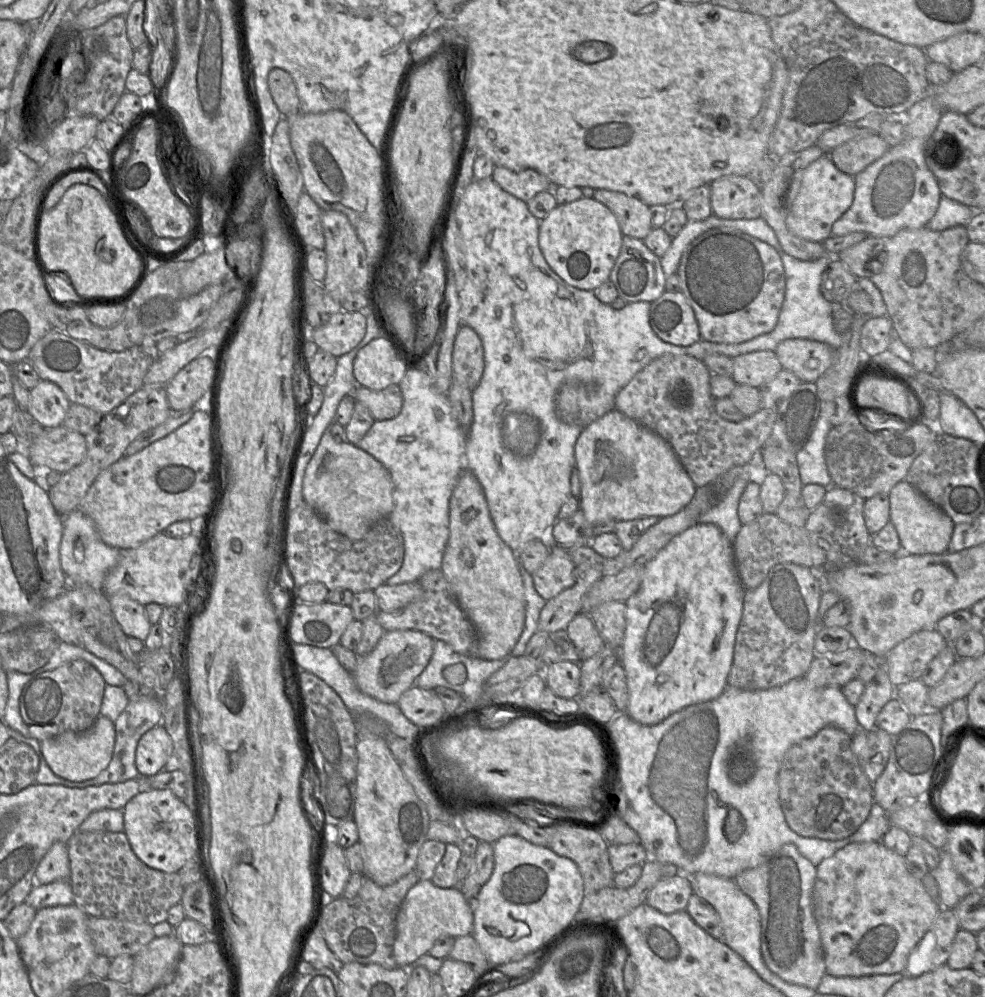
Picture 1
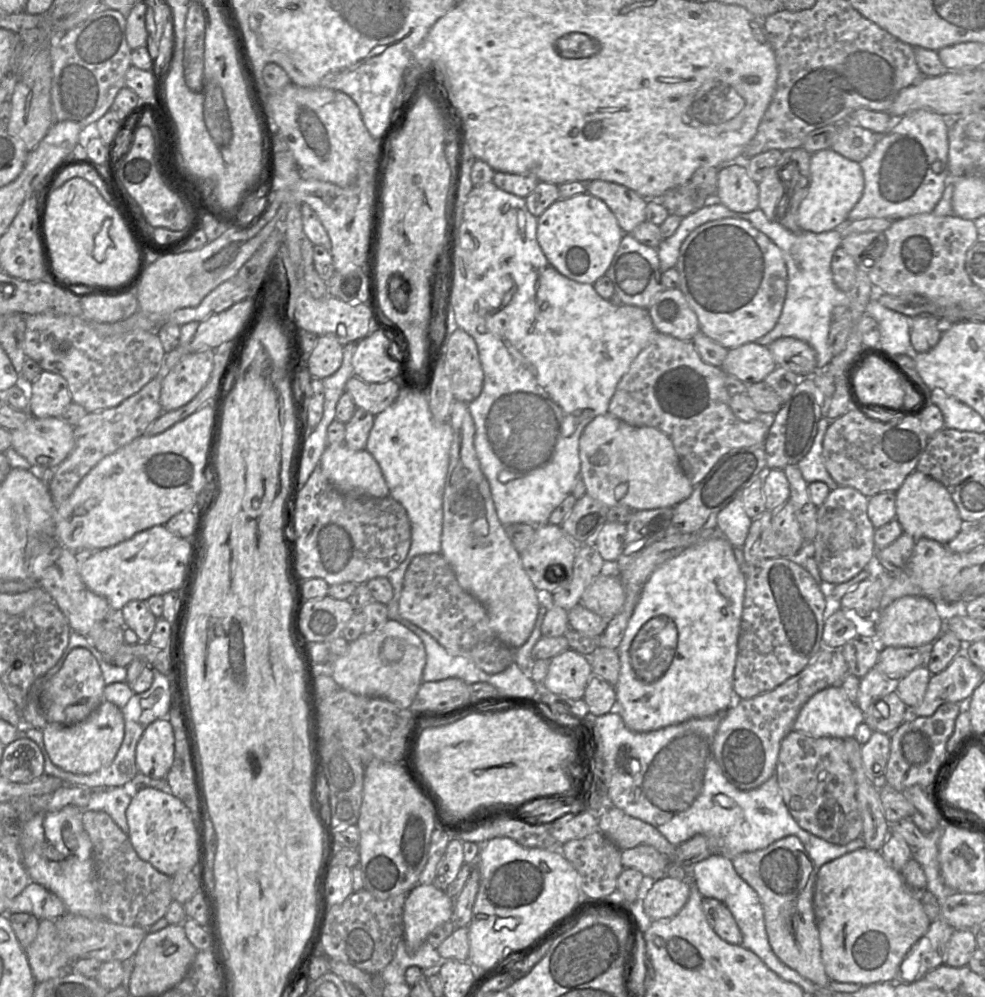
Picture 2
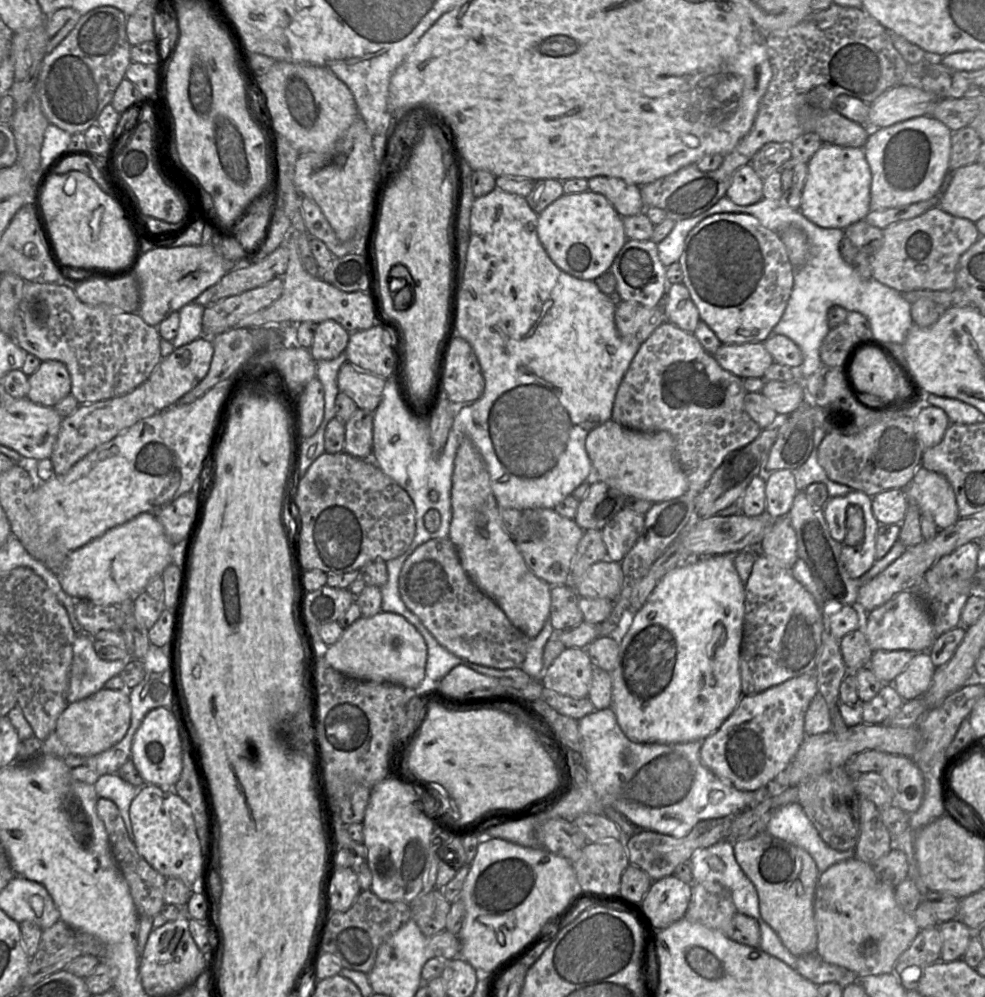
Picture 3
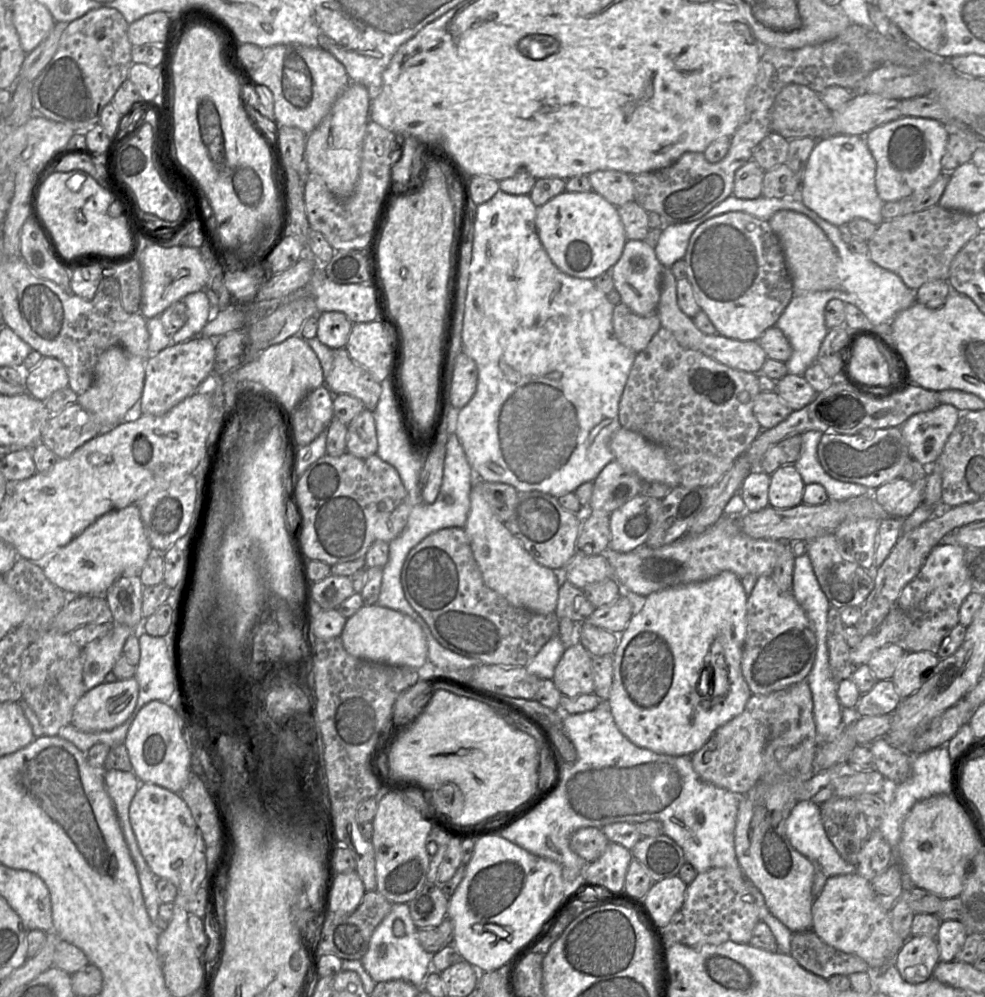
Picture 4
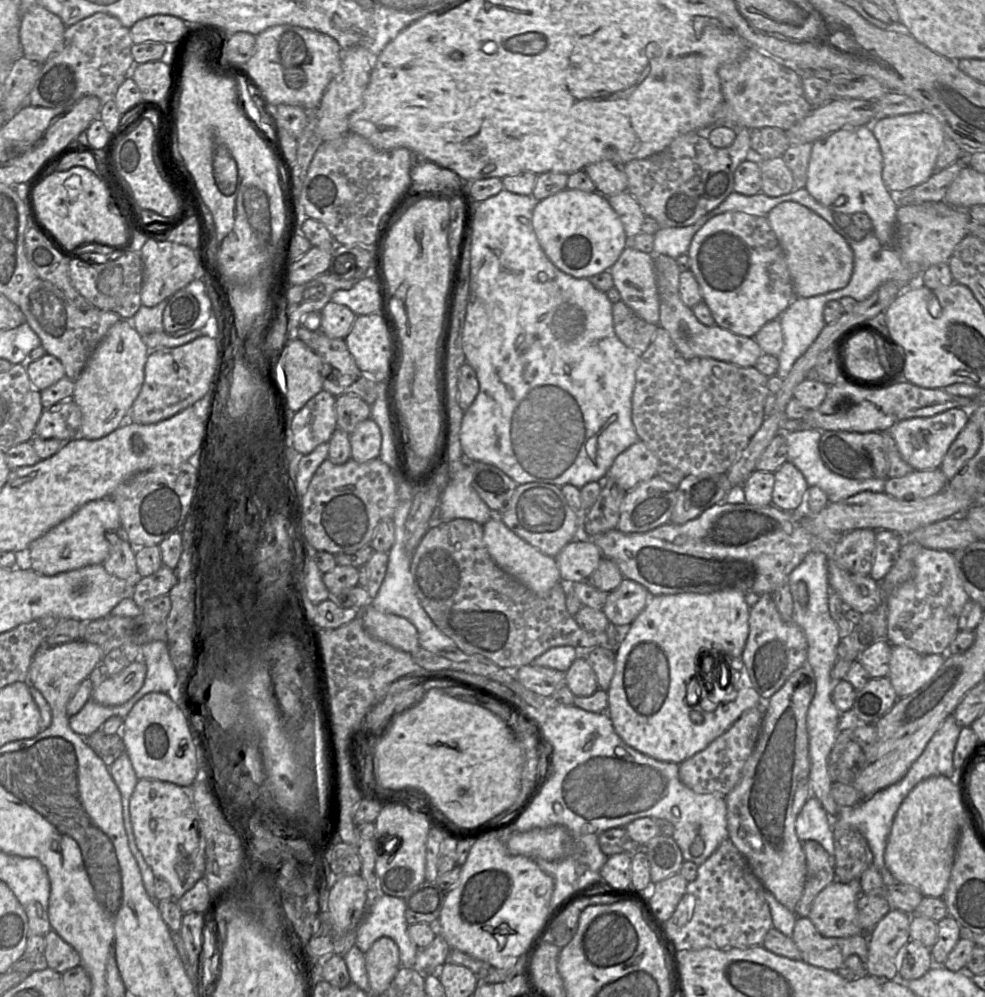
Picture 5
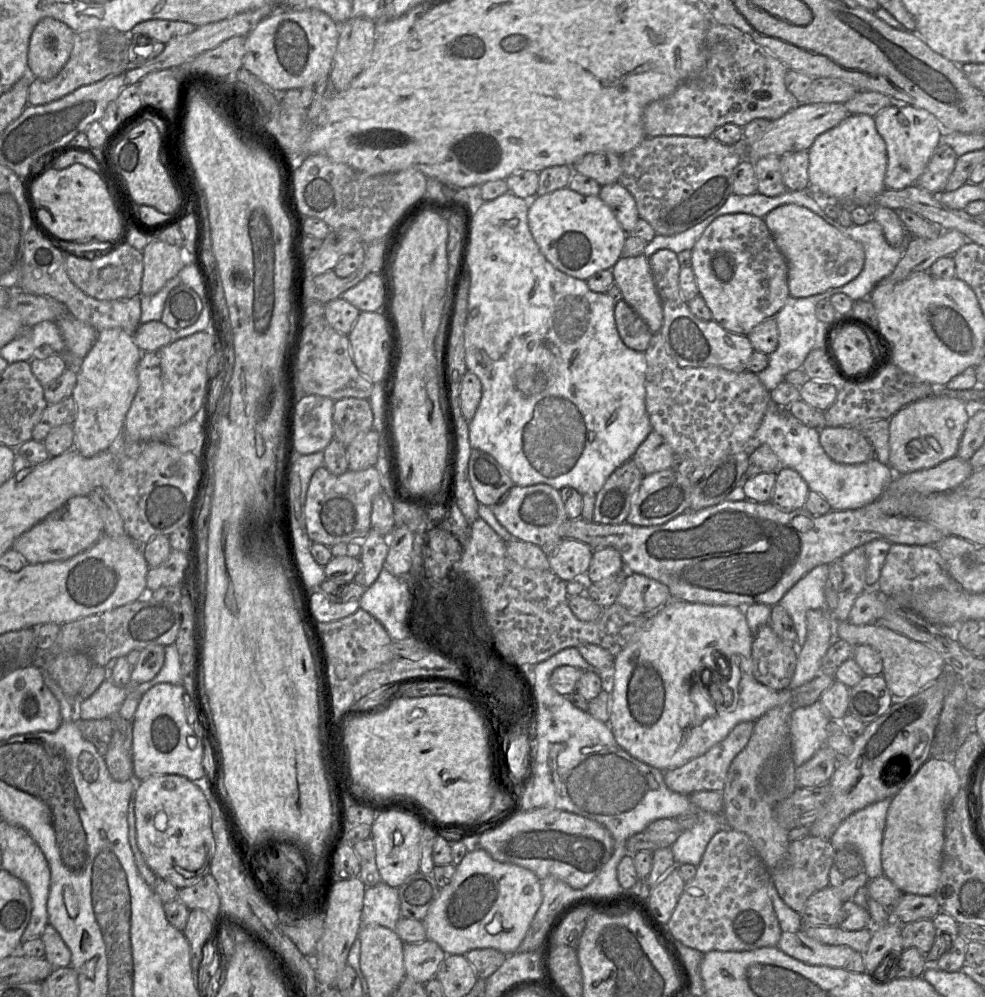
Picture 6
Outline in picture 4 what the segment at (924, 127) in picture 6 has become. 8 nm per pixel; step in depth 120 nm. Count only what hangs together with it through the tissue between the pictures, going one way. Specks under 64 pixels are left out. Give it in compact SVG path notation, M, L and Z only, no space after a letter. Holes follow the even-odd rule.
M903 116L865 135L867 146L876 161L877 193L884 203L919 192L936 181L944 172L941 160L946 152L949 134L949 129L937 120Z

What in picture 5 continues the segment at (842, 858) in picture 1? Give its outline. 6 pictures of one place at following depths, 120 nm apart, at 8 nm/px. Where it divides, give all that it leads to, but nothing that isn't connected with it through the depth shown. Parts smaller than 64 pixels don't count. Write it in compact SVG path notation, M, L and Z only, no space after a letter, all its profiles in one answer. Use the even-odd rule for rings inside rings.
M835 880L816 896L808 918L826 938L846 938L863 934L858 922L856 893L848 883Z

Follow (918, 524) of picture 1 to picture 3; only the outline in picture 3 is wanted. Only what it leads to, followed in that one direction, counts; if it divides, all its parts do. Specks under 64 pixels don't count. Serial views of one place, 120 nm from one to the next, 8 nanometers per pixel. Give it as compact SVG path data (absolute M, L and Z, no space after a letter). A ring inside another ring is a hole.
M920 466L915 471L913 479L905 491L908 505L910 502L914 502L919 508L920 522L921 514L930 514L938 530L942 530L953 525L960 518L953 488L948 480L941 474Z

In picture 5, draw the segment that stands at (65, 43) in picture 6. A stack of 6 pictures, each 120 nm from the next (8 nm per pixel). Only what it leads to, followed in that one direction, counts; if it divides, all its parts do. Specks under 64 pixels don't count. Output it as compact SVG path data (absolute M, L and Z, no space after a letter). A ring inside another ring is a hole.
M31 6L20 18L23 56L43 64L61 45L65 29L58 16L42 6Z

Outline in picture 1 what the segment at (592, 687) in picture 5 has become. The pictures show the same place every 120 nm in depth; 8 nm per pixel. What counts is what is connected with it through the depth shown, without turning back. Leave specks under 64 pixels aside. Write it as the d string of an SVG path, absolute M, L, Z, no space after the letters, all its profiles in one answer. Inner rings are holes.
M562 660L544 666L543 676L546 686L555 695L566 699L580 696L580 662Z

